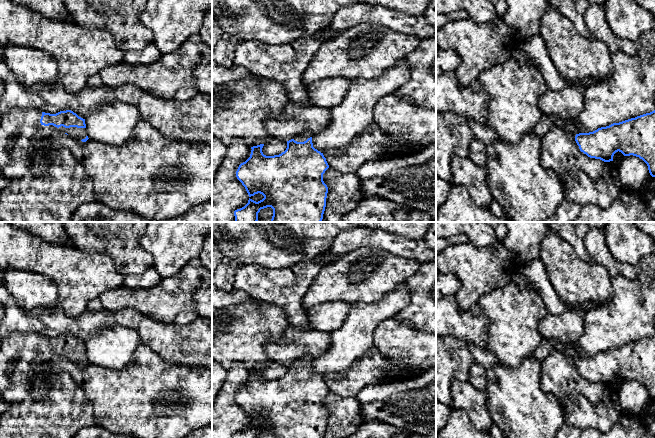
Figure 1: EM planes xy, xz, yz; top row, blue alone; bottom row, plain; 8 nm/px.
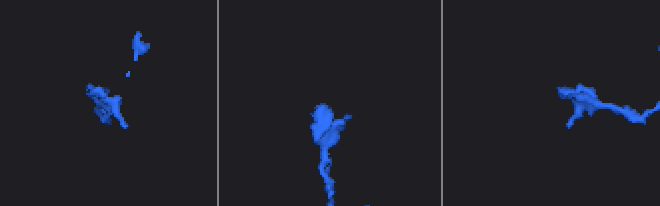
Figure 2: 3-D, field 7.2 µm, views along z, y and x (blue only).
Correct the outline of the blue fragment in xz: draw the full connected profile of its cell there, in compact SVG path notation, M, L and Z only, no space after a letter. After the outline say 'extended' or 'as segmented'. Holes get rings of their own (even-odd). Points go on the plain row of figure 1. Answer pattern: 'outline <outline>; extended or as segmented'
outline M251 298L248 303L229 306L224 309L212 309L212 361L217 362L225 369L235 362L241 362L252 374L250 381L241 387L236 395L237 403L245 411L249 421L262 418L264 422L258 426L249 422L248 427L234 435L234 438L258 438L261 433L271 431L273 438L324 438L328 411L323 405L323 398L329 389L323 377L313 371L312 358L299 358L287 365L287 372L279 379L266 380L262 376L265 367L273 362L267 357L265 344L278 341L290 326L286 310L277 304L266 303Z; extended

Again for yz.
outline M655 334L593 356L579 358L570 345L558 340L548 342L552 349L566 354L575 363L580 375L588 381L610 386L618 375L624 380L633 379L642 383L650 399L655 401Z; extended

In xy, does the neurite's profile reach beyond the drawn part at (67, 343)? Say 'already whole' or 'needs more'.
needs more

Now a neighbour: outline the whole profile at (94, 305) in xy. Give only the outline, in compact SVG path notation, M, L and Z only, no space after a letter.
M95 298L91 300L87 305L87 310L92 311L92 312L98 312L102 309L103 309L103 306L99 298Z

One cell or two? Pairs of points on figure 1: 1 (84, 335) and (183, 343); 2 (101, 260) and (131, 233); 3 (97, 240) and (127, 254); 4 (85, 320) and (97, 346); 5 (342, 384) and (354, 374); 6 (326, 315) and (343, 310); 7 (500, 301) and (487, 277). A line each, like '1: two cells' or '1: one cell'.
1: one cell
2: two cells
3: one cell
4: two cells
5: one cell
6: one cell
7: two cells

